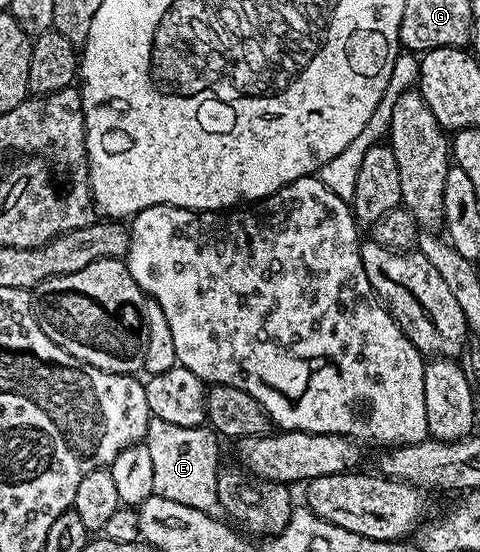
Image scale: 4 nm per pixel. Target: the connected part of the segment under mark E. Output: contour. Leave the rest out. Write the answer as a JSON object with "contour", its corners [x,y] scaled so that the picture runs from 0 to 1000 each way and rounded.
{"contour":[[[317,759],[306,768],[302,804],[310,817],[310,832],[319,832],[321,899],[360,904],[360,911],[385,911],[385,918],[446,931],[456,922],[448,880],[452,850],[450,844],[440,844],[440,804],[446,799],[452,799],[452,786],[438,774],[369,774],[369,766]]]}

